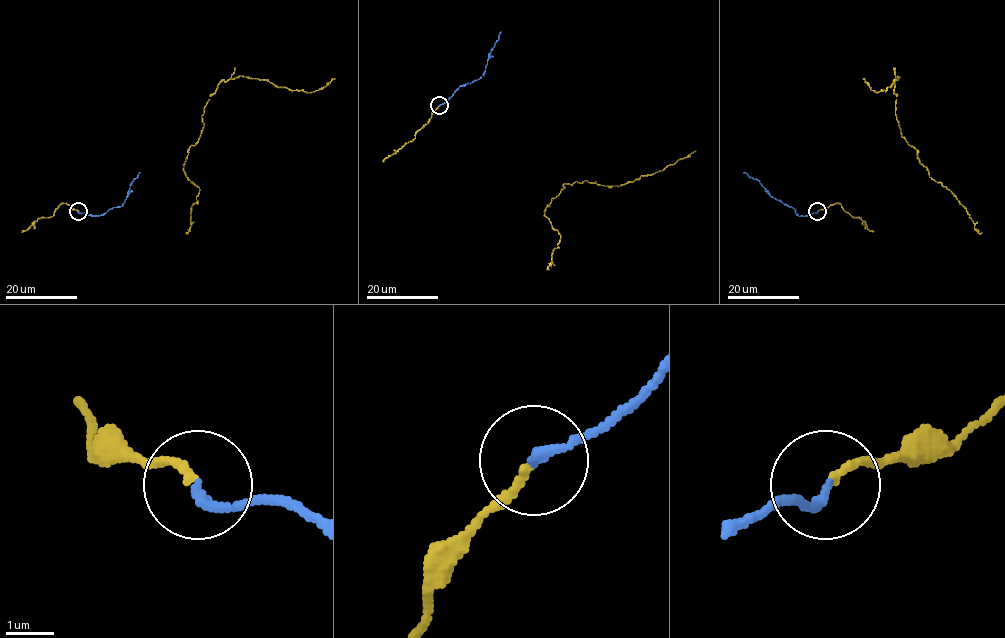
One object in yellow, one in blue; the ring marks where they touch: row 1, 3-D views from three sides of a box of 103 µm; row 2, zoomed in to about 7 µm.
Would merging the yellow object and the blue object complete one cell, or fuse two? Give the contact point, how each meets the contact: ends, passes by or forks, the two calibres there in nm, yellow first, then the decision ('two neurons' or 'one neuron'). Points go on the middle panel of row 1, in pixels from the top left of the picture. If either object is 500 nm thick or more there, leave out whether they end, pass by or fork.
(439, 105) | yellow ends | blue ends | 150/200 nm | one neuron

